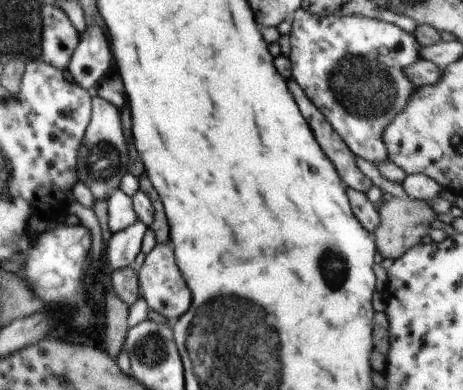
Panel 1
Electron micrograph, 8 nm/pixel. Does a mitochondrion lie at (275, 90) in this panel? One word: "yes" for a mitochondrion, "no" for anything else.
no

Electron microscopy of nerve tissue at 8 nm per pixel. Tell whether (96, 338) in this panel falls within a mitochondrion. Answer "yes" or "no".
no

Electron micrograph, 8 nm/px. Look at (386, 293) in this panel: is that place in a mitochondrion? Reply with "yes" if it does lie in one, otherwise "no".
no

